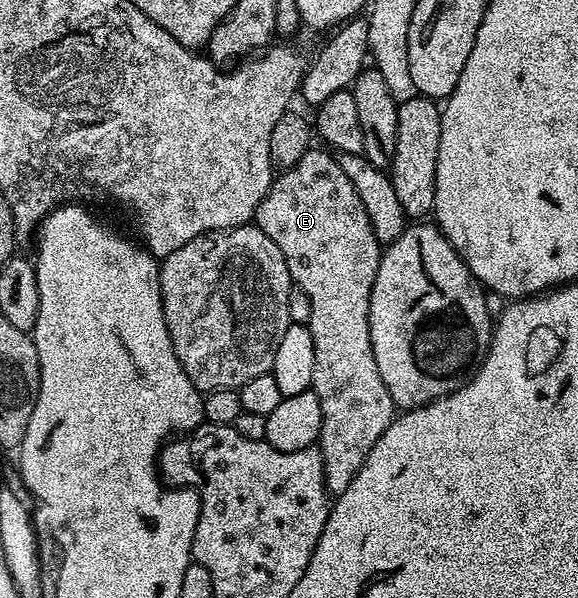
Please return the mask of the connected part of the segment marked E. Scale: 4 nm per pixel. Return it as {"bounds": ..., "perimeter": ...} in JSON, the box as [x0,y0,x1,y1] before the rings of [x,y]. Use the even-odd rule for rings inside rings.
{"bounds":[256,148,396,495],"perimeter":[[[311,148],[304,152],[297,164],[281,171],[270,183],[270,191],[258,205],[256,224],[280,248],[284,264],[288,264],[291,283],[297,289],[308,292],[308,304],[312,304],[309,320],[312,344],[316,344],[316,372],[312,372],[312,389],[320,400],[322,427],[316,443],[322,452],[326,489],[331,495],[343,494],[352,484],[356,472],[368,460],[368,452],[376,440],[391,429],[396,417],[396,407],[384,380],[380,380],[380,368],[376,368],[376,356],[372,356],[372,336],[368,324],[368,308],[372,296],[372,284],[376,280],[383,247],[372,232],[368,212],[352,188],[352,180],[344,176],[337,157],[329,149]]]}

